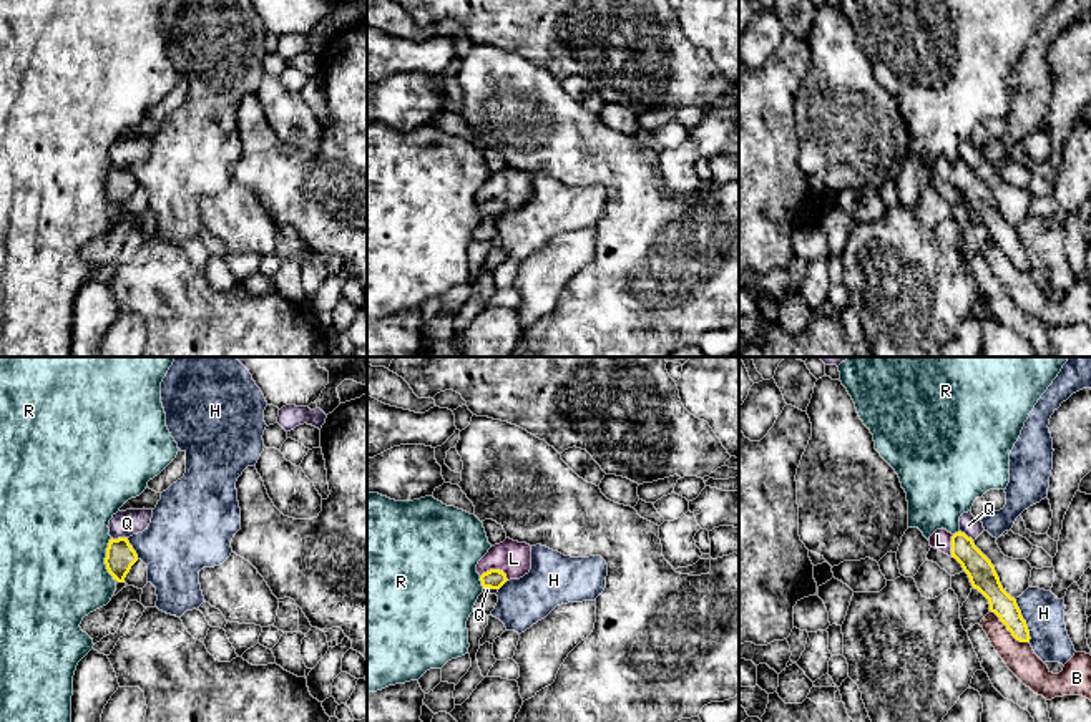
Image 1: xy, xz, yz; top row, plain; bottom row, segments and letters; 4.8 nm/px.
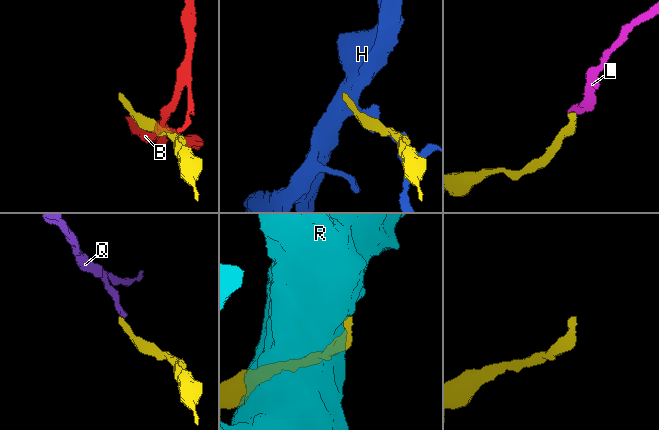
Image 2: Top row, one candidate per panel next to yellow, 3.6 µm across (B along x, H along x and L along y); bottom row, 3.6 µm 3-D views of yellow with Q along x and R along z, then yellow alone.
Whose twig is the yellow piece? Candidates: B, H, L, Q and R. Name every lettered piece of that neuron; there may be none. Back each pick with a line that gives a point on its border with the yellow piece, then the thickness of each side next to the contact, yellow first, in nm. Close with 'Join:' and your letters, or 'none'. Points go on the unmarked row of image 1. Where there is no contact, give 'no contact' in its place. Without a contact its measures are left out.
L: meets yellow in xz at (495, 198); 90 nm thick on the yellow side, 170 nm on the other
Join: L

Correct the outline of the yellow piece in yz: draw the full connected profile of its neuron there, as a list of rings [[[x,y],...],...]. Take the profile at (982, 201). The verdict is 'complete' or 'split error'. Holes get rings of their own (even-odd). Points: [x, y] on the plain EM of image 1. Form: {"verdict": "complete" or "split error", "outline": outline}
{"verdict": "split error", "outline": [[[942,156],[928,169],[932,176],[955,186],[961,193],[971,214],[988,227],[990,239],[1000,246],[1011,264],[1020,271],[1030,271],[1030,259],[1016,227],[1003,217],[995,194],[975,174],[973,168],[961,159],[952,163]]]}

